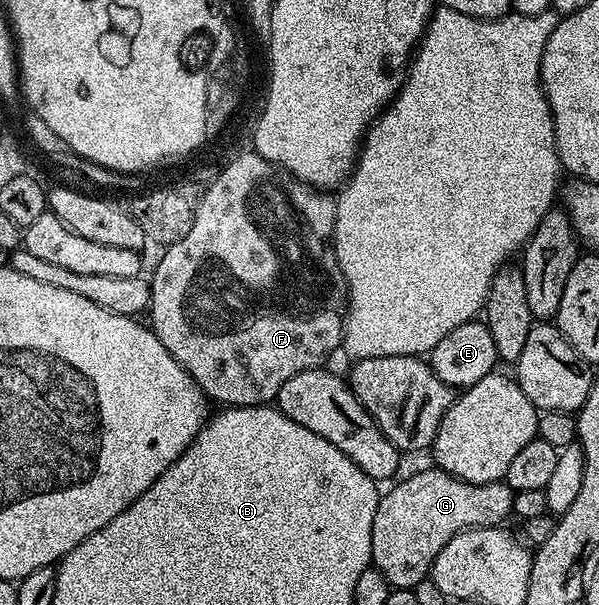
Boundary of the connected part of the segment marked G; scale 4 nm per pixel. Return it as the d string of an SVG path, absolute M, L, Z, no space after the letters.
M429 467L403 479L399 485L391 484L390 490L383 492L378 499L376 519L372 519L372 555L373 568L379 569L388 579L391 587L396 589L413 589L420 579L429 577L430 568L434 566L436 555L444 551L444 543L469 529L492 529L503 524L502 521L514 512L515 490L505 480L492 483L468 483L456 479L442 469Z

